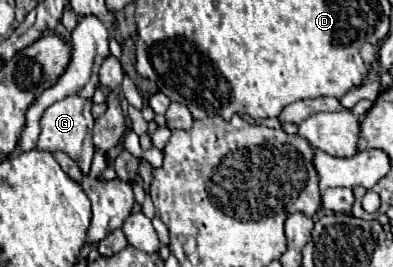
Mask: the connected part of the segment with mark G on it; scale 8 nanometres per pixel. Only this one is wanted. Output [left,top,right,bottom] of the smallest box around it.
[37,95,95,175]

